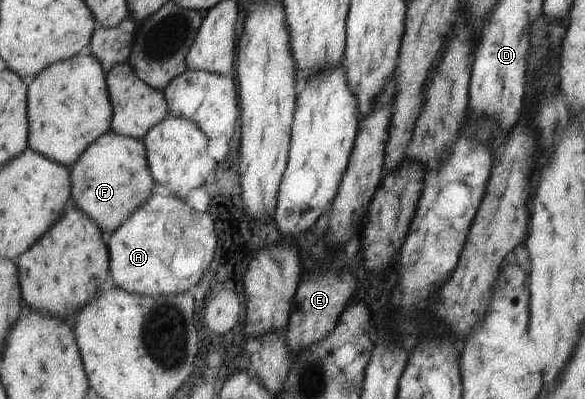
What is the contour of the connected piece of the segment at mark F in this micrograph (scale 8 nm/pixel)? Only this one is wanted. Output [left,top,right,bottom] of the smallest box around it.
[70,131,157,234]

